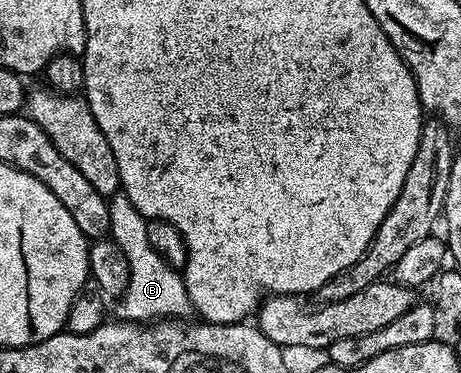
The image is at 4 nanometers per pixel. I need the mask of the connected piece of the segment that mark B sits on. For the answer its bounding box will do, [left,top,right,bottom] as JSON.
[108,191,193,323]

